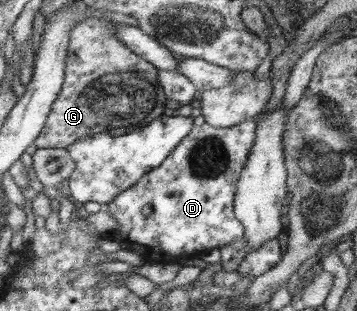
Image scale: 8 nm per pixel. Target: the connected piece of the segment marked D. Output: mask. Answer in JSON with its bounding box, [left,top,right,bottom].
[105,118,257,262]

